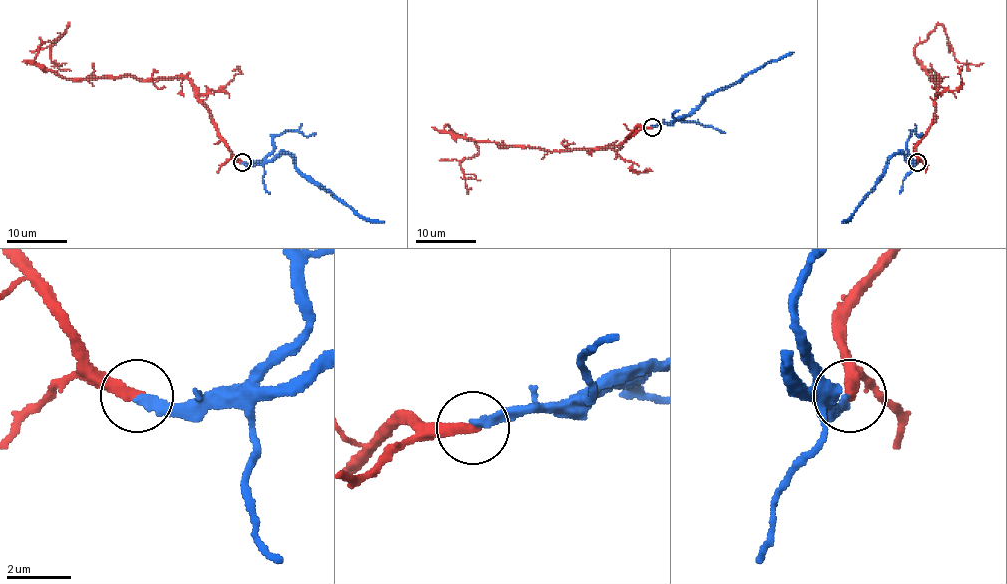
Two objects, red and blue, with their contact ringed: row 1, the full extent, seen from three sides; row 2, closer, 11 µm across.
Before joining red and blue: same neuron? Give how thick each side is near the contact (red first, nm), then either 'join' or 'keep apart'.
calibres 360 and 280 nm; join

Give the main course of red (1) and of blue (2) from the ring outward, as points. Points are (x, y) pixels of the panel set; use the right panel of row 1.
1: (916, 162), (941, 80), (930, 78), (915, 48), (941, 25), (953, 55), (969, 70)
2: (916, 162), (913, 163), (902, 154), (895, 154), (877, 183), (842, 223)

